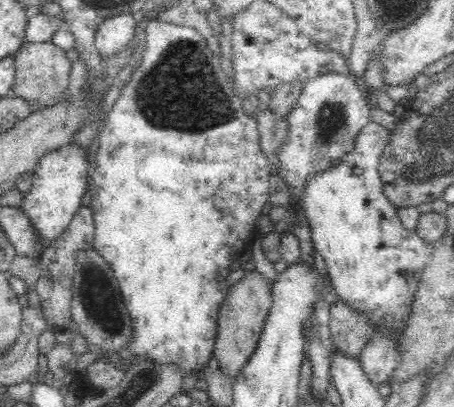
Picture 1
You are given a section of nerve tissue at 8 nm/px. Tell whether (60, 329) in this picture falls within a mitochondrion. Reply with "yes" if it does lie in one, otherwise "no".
no

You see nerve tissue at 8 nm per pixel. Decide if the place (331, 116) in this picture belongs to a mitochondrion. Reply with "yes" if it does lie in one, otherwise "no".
yes

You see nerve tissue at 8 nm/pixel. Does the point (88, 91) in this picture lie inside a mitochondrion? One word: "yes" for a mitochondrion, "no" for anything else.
no

